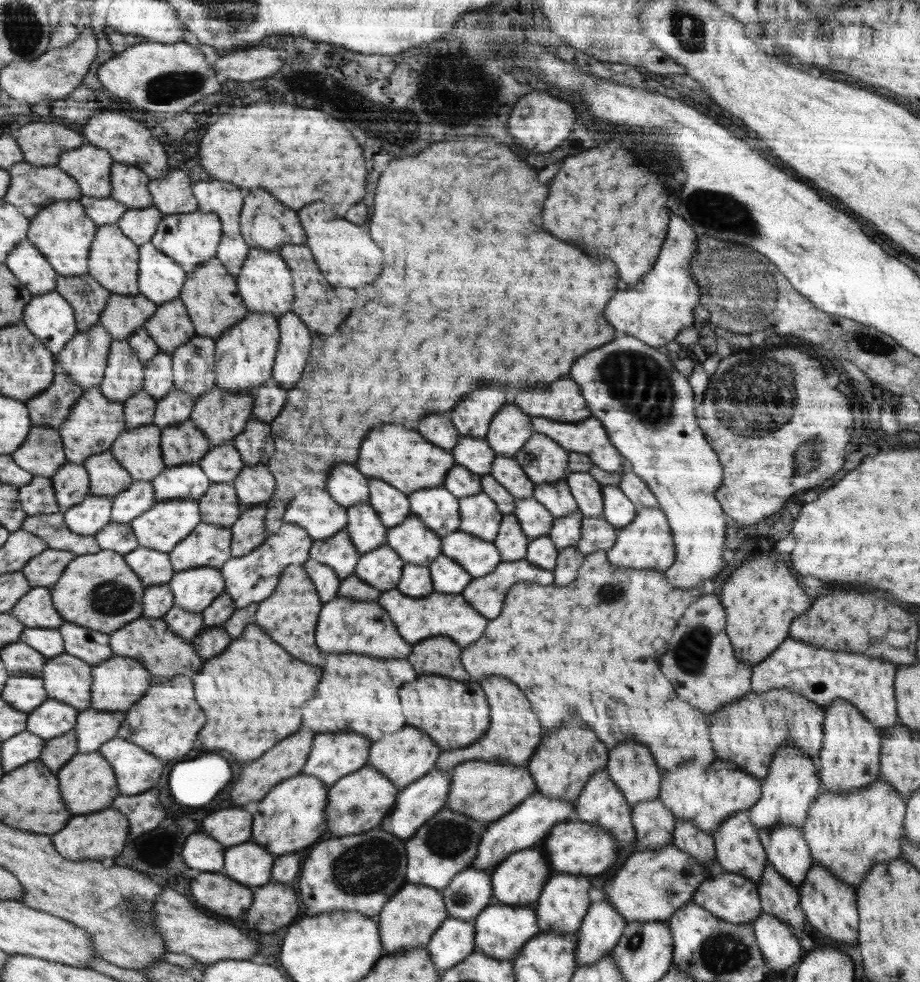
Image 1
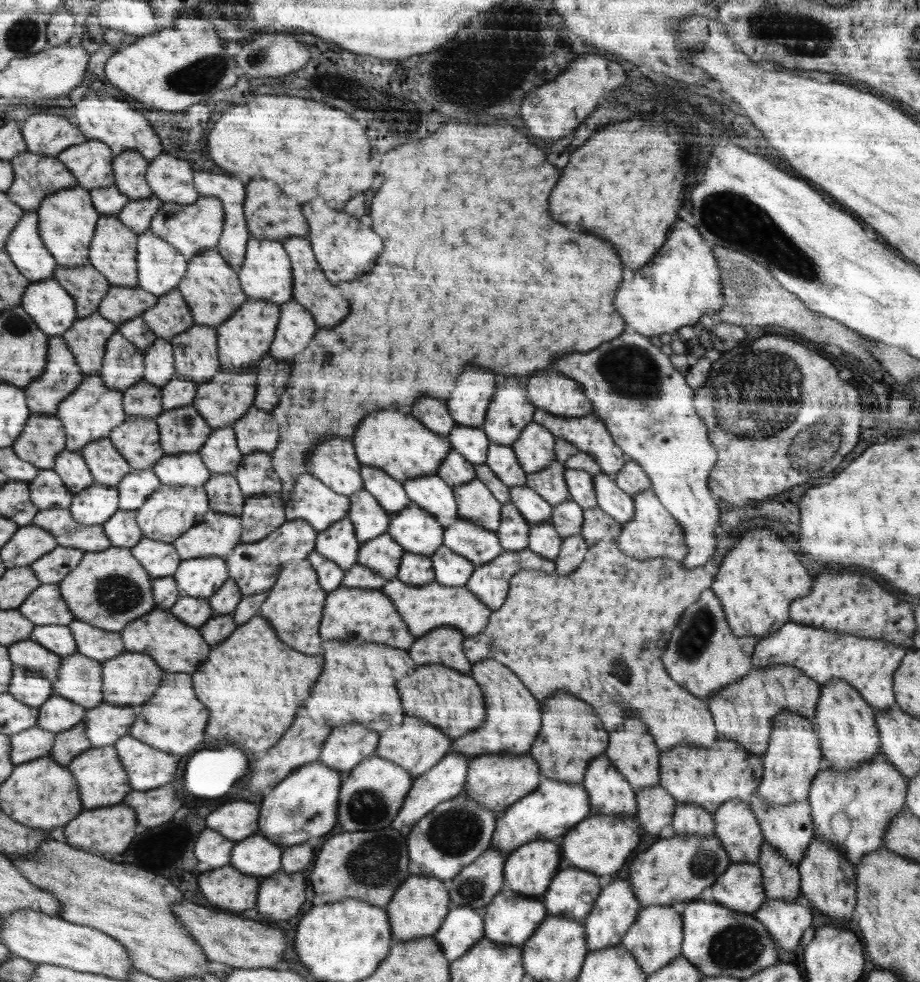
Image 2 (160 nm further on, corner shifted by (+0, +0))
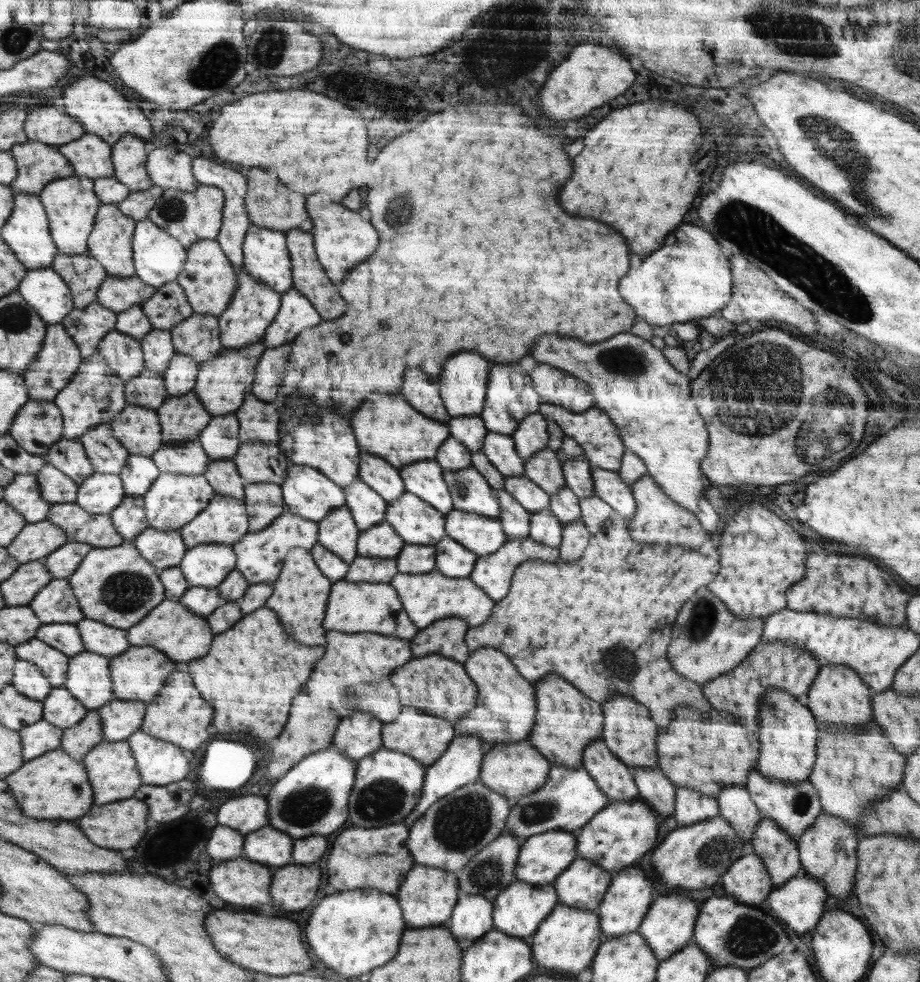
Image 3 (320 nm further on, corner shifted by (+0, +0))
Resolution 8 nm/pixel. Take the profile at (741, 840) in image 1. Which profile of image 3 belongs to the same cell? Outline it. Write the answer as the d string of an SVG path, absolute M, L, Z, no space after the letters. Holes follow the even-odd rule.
M740 785L725 786L717 796L719 815L733 826L739 839L749 850L756 825L762 820L755 802L752 802L746 787Z

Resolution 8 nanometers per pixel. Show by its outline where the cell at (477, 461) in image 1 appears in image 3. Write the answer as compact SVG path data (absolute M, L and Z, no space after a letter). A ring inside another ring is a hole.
M479 416L451 417L451 436L460 441L468 450L475 453L482 448L487 428Z

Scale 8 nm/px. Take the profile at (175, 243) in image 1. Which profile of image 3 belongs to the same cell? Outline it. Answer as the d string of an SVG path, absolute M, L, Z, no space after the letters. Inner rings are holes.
M198 185L194 192L184 192L176 188L163 190L162 197L150 210L148 219L167 233L176 237L187 248L202 239L215 239L222 227L225 197L220 187Z

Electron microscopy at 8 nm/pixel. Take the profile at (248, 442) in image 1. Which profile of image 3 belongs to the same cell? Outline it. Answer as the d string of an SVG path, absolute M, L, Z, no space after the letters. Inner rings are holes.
M250 393L234 413L240 422L240 442L261 441L278 444L280 413L273 402L258 400Z

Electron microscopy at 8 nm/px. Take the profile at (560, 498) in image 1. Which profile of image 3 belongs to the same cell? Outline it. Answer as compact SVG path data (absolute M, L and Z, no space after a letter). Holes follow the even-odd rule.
M547 446L526 459L525 463L524 477L529 478L549 495L566 486L562 462L555 451L550 450Z

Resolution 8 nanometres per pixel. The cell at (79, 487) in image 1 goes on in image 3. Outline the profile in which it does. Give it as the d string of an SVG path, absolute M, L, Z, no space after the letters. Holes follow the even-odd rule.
M62 438L55 442L48 449L46 459L66 476L72 478L74 482L77 482L78 486L94 471L94 466L87 457L87 451L79 440Z

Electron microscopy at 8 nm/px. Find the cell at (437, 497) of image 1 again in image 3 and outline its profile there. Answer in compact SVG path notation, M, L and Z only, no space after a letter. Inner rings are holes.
M435 459L413 462L401 468L406 492L418 495L436 510L447 515L452 508L450 487L443 478L443 469Z

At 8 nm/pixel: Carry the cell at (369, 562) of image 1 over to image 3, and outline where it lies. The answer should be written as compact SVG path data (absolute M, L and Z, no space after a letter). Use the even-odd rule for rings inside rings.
M387 520L361 531L357 540L357 553L360 557L394 559L400 554L405 540Z

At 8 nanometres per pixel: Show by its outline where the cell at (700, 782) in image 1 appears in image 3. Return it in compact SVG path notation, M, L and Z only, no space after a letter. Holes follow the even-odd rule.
M678 706L673 714L672 724L658 731L656 766L676 788L688 787L717 798L725 786L746 786L750 769L758 765L758 734L739 723L735 714L713 708L703 713L688 706Z

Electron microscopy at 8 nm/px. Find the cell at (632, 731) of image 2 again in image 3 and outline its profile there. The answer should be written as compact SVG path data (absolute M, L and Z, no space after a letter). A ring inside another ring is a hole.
M612 696L601 706L603 709L603 731L601 739L626 766L635 768L652 768L658 762L657 740L659 726L652 720L646 706L640 705L634 698L626 696Z

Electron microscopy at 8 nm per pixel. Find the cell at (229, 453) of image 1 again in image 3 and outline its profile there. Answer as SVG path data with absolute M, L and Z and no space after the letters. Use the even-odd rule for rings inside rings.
M235 413L212 416L199 441L210 461L231 459L242 447L239 438L240 422Z

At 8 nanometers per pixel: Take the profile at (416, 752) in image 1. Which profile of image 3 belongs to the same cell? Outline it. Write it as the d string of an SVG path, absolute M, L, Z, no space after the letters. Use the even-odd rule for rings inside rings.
M404 707L395 721L383 723L383 749L402 751L430 767L442 756L455 738L454 724L438 715L425 713L414 707Z

